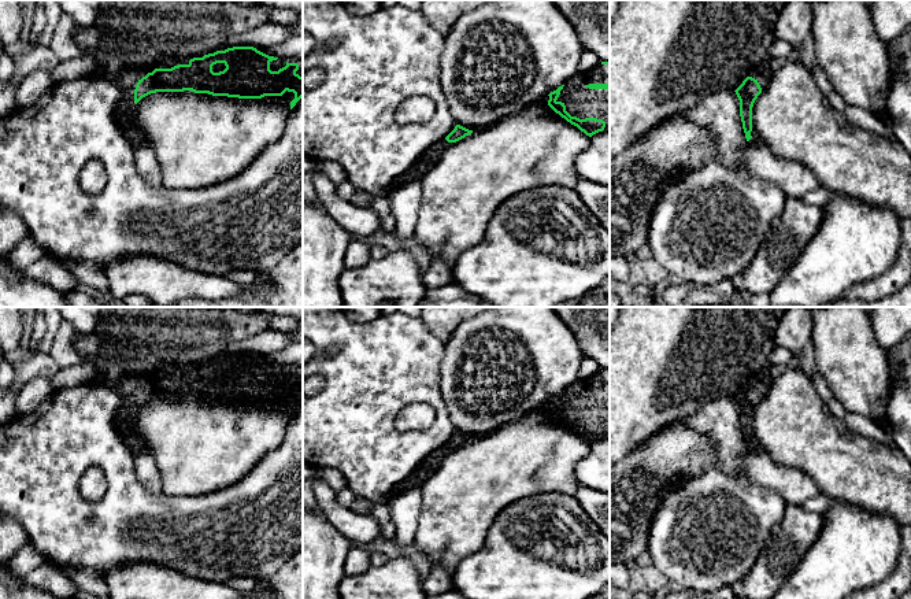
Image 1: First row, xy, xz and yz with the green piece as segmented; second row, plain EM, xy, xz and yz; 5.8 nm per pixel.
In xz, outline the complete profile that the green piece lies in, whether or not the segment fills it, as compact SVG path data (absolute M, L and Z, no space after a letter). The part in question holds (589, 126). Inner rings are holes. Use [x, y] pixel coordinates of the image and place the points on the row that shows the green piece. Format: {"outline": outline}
{"outline": "M608 62L575 74L548 96L548 106L586 136L610 130Z"}

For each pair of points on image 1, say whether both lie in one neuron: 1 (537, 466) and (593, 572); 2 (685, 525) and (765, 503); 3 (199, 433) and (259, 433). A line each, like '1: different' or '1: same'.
1: different
2: same
3: same

